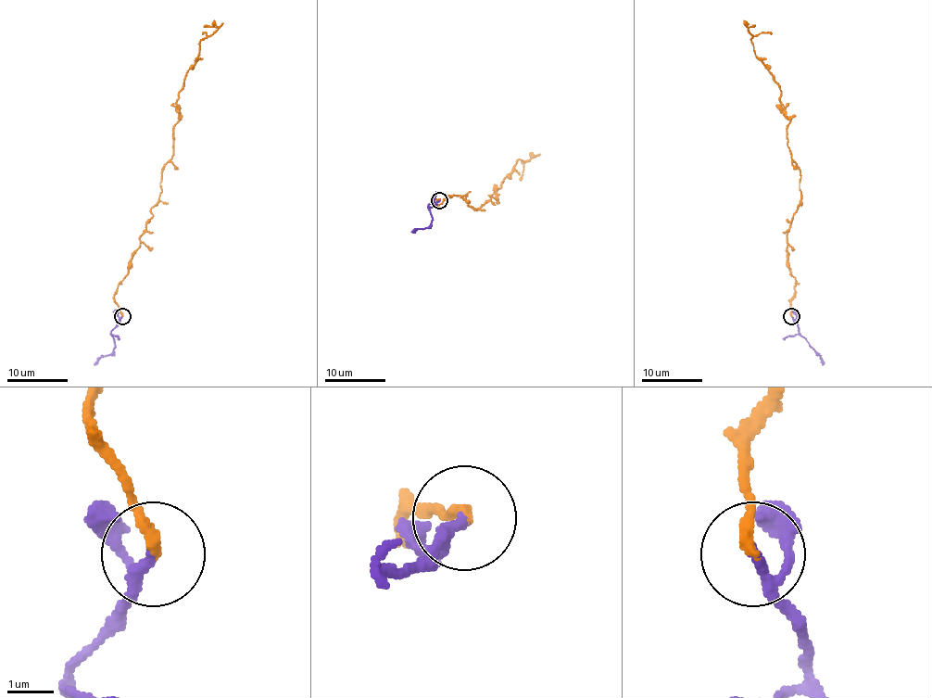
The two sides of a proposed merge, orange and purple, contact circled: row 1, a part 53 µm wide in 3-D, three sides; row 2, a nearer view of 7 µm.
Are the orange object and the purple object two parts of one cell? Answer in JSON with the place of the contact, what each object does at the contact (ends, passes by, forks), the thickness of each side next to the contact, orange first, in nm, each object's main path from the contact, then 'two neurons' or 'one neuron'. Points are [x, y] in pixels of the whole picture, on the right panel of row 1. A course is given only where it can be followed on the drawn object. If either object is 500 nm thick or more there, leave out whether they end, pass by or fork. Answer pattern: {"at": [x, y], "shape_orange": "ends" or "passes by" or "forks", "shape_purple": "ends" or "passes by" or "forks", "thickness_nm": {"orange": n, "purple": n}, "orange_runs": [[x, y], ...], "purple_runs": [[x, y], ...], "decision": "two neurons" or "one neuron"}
{"at": [791, 316], "shape_orange": "ends", "shape_purple": "passes by", "thickness_nm": {"orange": 240, "purple": 180}, "orange_runs": [[791, 316], [796, 278], [787, 231], [800, 197], [800, 169], [791, 155], [780, 91], [754, 53], [751, 26]], "purple_runs": [[791, 316], [799, 333], [820, 354], [823, 365]], "decision": "one neuron"}

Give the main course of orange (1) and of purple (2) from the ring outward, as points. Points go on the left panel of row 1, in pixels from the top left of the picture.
1: (122, 316), (113, 294), (162, 190), (162, 169), (172, 155), (179, 91), (200, 43), (217, 29), (203, 26)
2: (122, 316), (111, 333), (115, 348), (94, 365)

